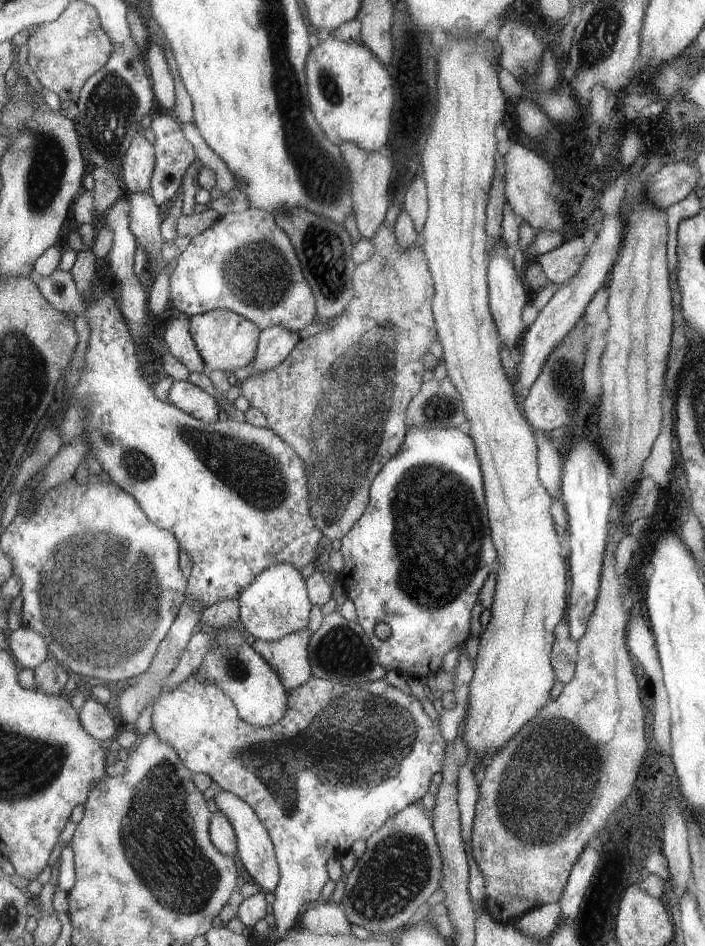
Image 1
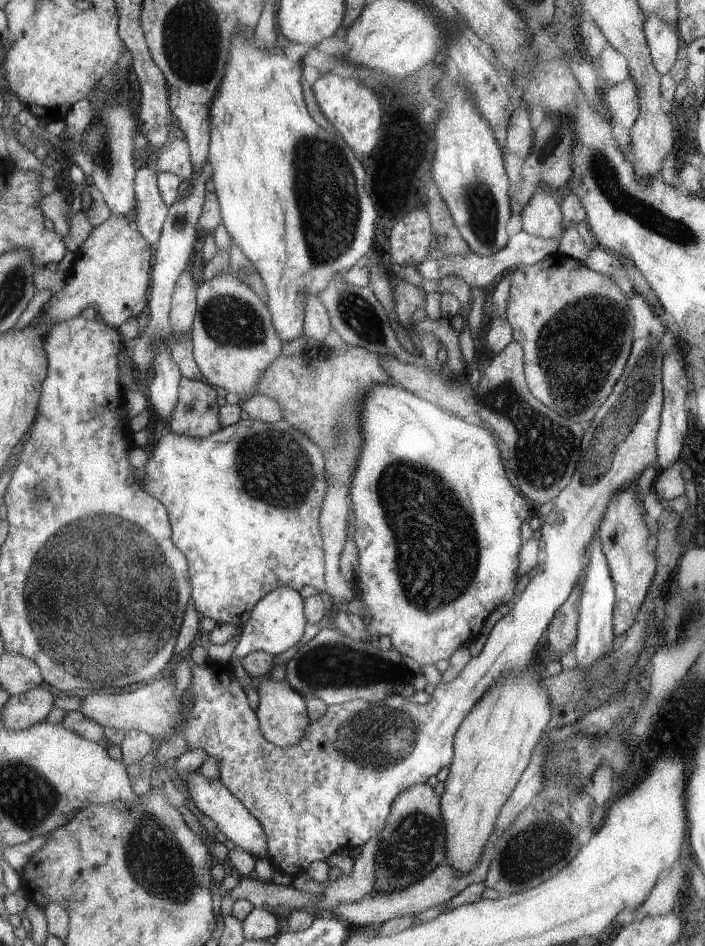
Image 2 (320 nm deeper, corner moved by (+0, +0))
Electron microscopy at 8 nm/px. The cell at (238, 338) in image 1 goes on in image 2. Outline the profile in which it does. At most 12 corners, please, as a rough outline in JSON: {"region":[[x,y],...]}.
{"region":[[235,275],[201,282],[194,355],[241,401],[283,351],[272,310]]}

